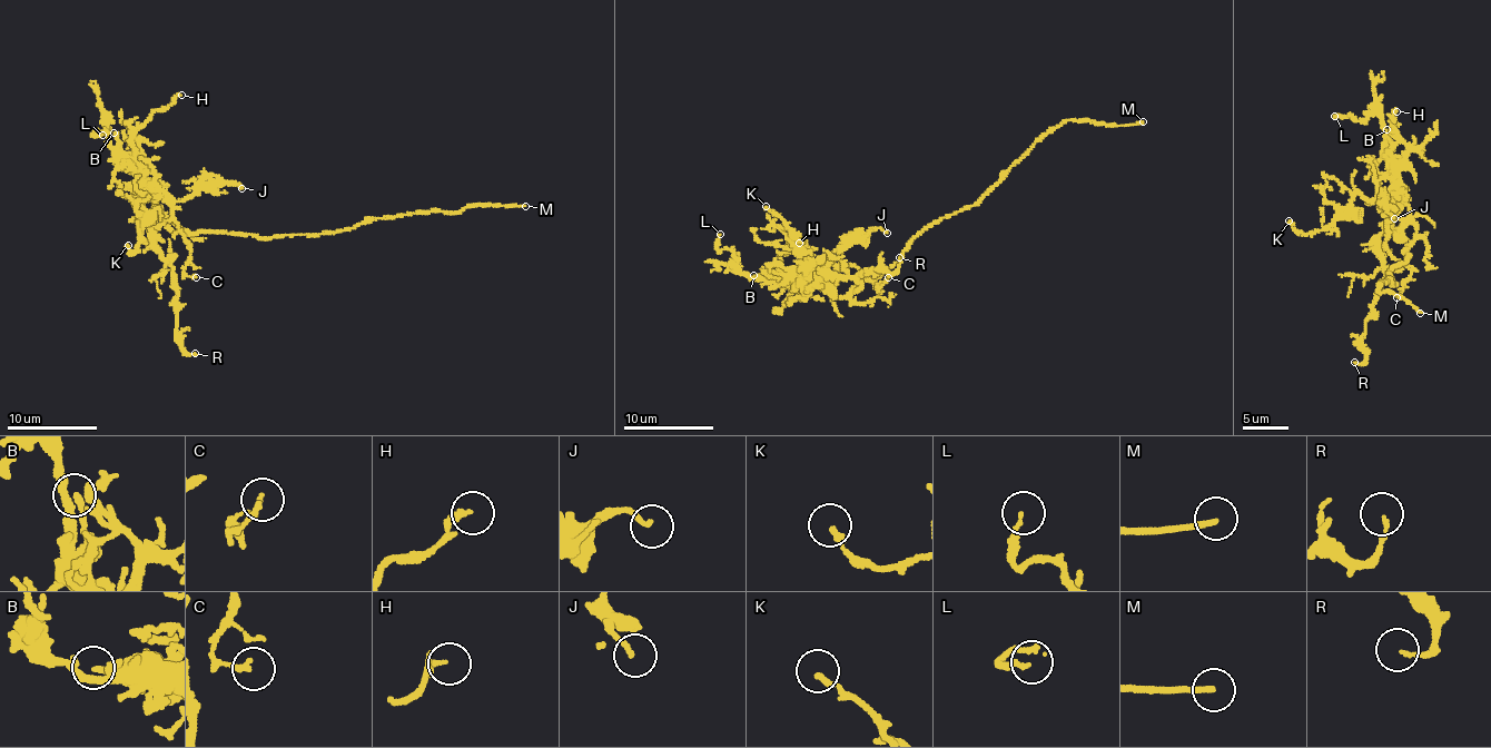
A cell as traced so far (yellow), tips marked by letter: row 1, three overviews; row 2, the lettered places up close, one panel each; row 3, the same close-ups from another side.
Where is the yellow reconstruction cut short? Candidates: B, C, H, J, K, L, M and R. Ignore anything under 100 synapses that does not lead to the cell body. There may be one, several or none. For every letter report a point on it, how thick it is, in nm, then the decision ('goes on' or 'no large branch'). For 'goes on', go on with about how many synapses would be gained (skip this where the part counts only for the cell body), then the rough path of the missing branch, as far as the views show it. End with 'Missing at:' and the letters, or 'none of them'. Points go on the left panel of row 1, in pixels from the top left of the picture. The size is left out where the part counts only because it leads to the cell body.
B: (114, 133) | 200 nm | no large branch
C: (196, 277) | 160 nm | no large branch
H: (181, 95) | 160 nm | no large branch
J: (242, 188) | 180 nm | no large branch
K: (128, 245) | 190 nm | no large branch
L: (102, 135) | 130 nm | no large branch
M: (525, 206) | 190 nm | goes on
R: (195, 353) | 130 nm | no large branch
Missing at: M

